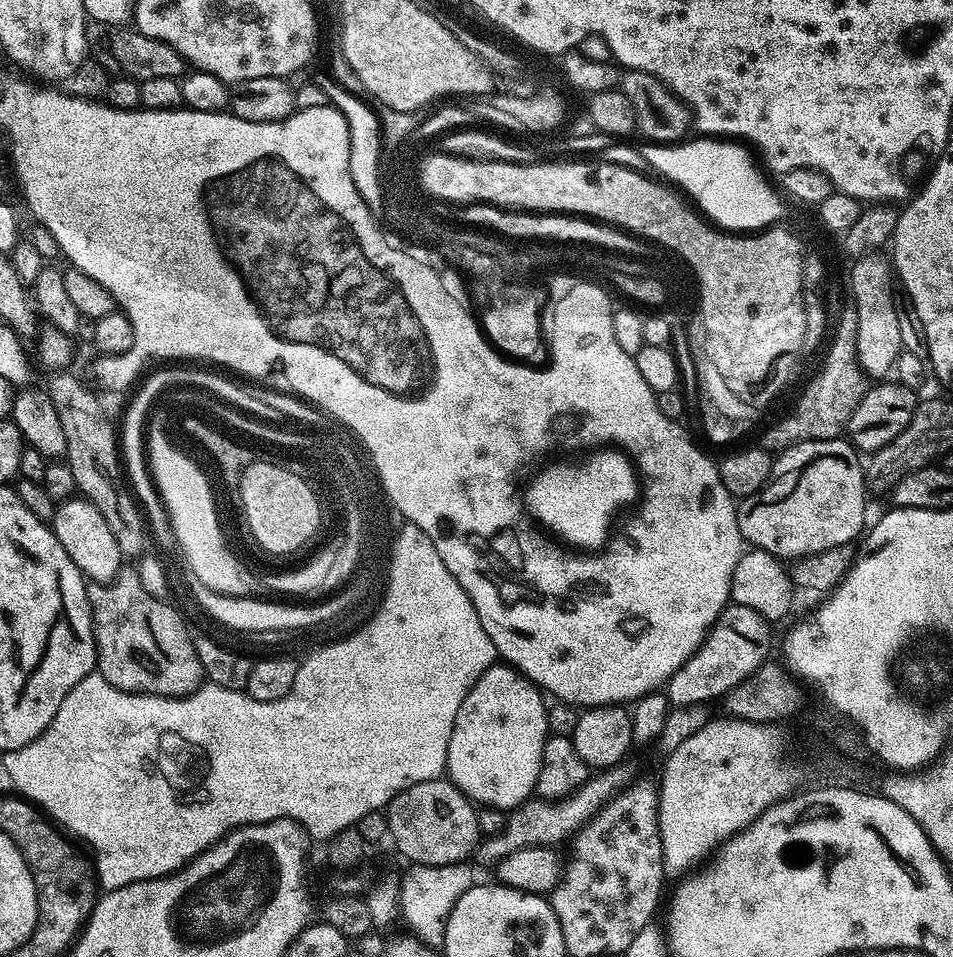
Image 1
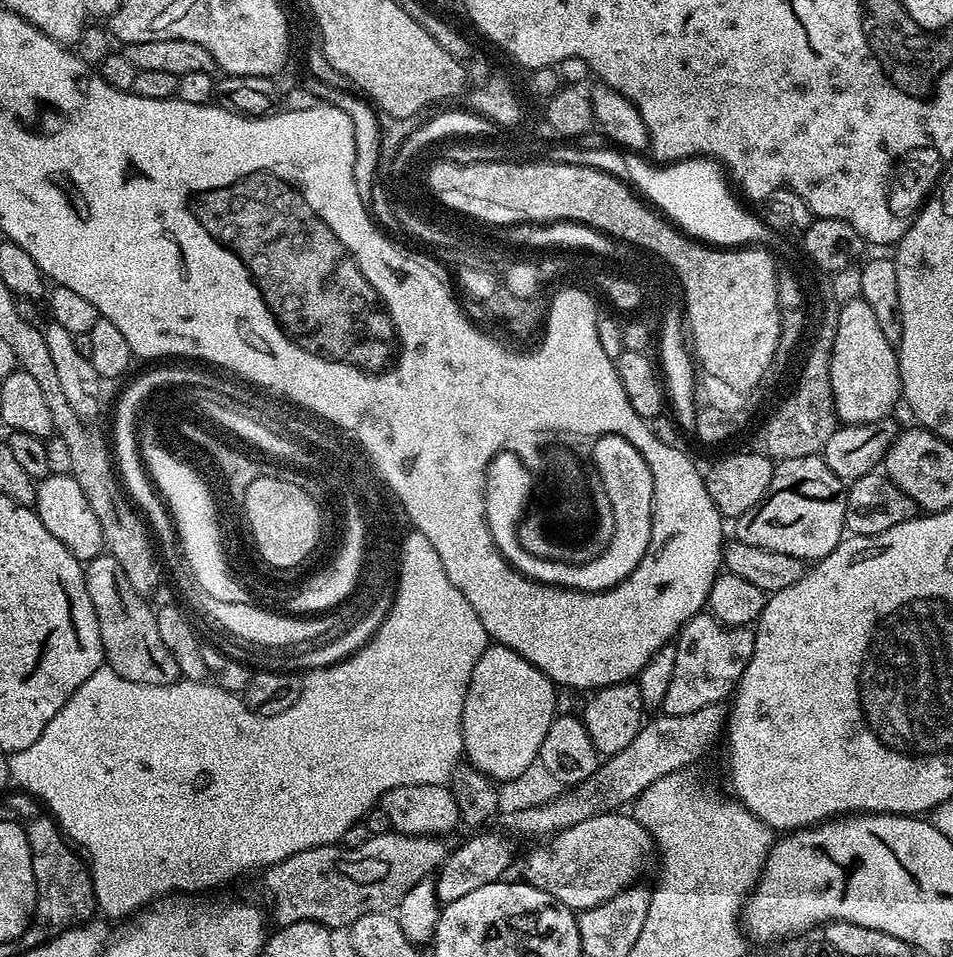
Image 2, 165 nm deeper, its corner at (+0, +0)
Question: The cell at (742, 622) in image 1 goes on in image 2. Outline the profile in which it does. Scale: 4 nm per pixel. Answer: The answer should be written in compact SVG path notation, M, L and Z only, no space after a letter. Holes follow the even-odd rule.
M692 622L685 624L675 641L674 674L670 674L670 686L666 689L662 705L665 716L694 714L694 710L702 710L702 706L727 701L735 693L754 654L754 632L751 627L716 630L720 632L712 632L696 644L694 625Z

